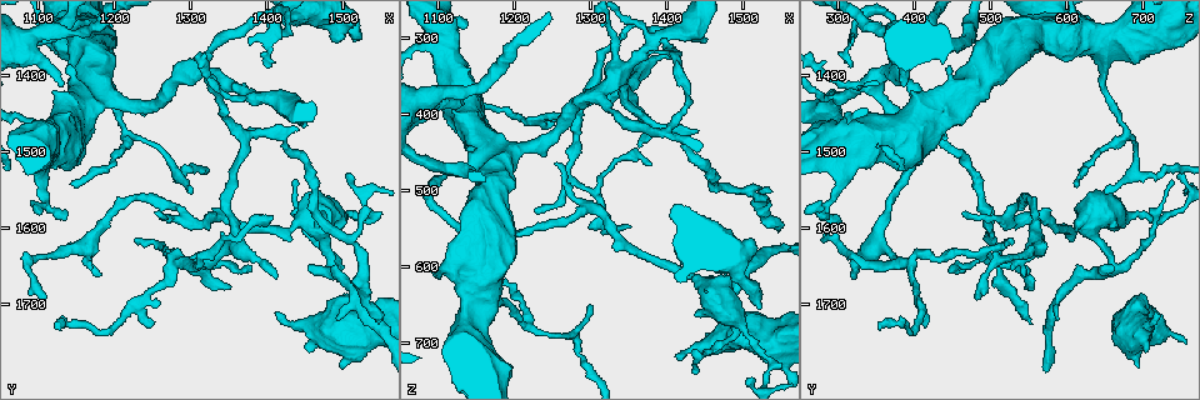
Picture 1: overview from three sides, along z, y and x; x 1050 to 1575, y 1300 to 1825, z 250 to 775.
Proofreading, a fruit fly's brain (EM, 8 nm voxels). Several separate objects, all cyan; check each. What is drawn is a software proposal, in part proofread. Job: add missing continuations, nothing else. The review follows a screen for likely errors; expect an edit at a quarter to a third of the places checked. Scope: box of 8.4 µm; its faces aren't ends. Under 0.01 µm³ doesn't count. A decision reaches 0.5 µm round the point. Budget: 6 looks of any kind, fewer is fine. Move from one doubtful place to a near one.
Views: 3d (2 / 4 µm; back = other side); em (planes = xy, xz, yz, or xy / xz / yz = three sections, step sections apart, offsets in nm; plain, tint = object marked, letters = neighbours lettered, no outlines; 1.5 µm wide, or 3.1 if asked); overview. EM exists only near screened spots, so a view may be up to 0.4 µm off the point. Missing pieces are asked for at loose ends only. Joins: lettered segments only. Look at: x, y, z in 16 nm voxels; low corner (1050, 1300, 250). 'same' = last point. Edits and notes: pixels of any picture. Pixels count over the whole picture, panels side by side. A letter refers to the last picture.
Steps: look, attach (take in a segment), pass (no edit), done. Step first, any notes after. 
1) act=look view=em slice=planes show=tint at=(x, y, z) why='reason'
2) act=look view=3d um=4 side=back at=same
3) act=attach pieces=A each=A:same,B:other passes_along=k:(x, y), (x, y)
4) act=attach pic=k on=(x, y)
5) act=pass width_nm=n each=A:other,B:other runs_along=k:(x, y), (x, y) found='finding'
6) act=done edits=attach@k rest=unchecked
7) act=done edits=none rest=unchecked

act=look view=3d um=4 side=back at=(1295, 1555, 650)

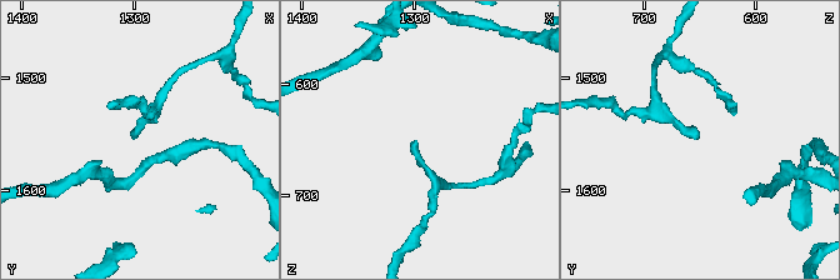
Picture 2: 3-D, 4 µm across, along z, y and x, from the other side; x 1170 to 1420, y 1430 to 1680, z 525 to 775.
act=look view=em slice=planes show=letters at=(1298, 1554, 650)

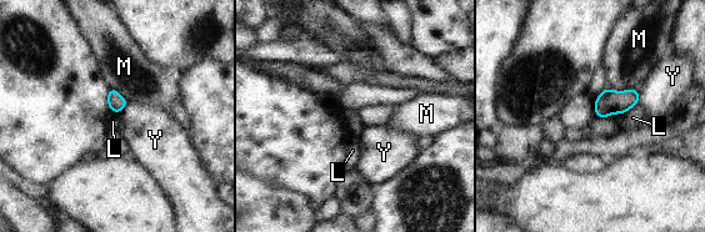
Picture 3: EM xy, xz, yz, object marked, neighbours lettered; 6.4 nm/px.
act=pass each=L:other,M:other,Y:other border=3:(639, 90), (639, 101), (636, 104) found='no lettered segment goes on from it'

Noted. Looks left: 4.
act=look view=3d um=4 at=(1455, 1655, 645) why='three arms meet'

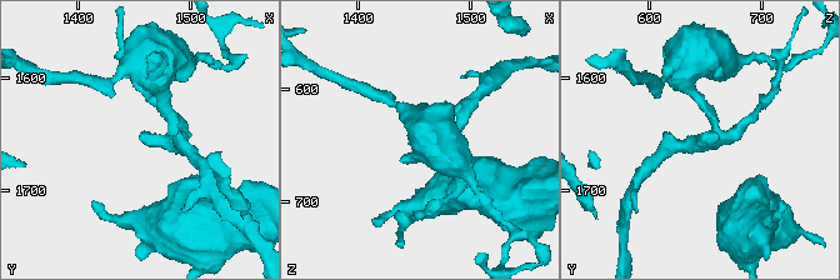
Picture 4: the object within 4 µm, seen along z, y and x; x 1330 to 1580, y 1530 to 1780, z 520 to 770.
act=look view=em slice=xy step=8 show=letters at=(1454, 1652, 648) arms=3 arm_widths_nm=170,200,220

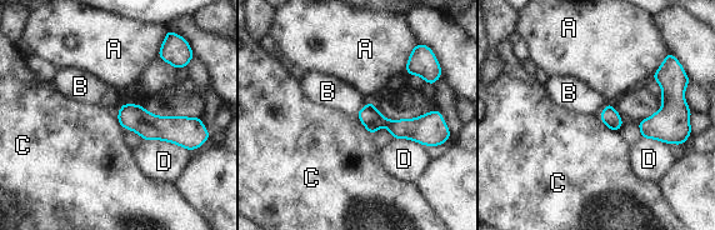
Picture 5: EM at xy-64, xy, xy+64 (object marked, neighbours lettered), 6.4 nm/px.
act=look view=em slice=planes show=letters at=same

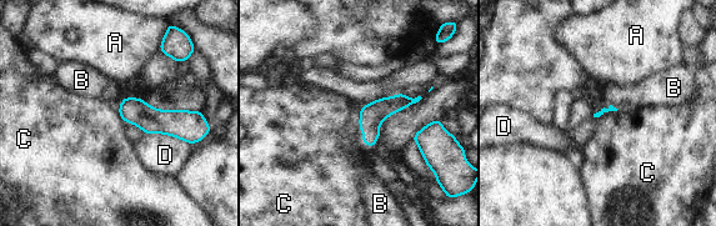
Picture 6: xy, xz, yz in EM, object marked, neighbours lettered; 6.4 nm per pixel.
act=pass each=A:other,B:other,C:other,D:other runs_along=6:(121, 111), (194, 116) found='none of them fits'

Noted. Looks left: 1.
act=done edits=none rest=unchecked

